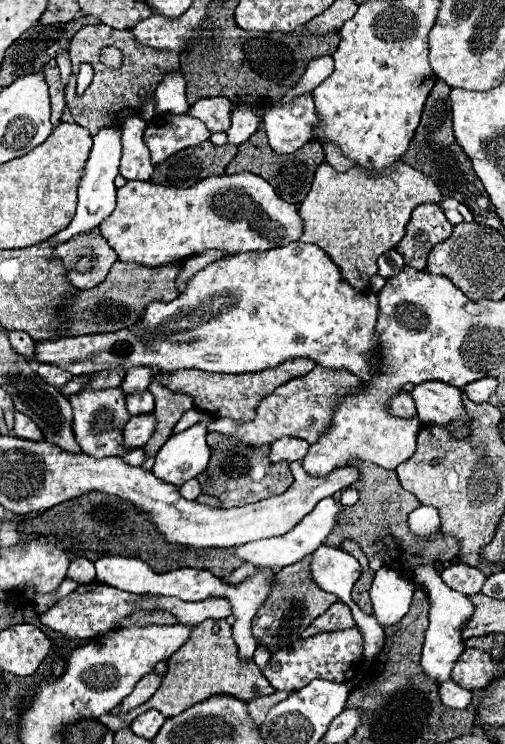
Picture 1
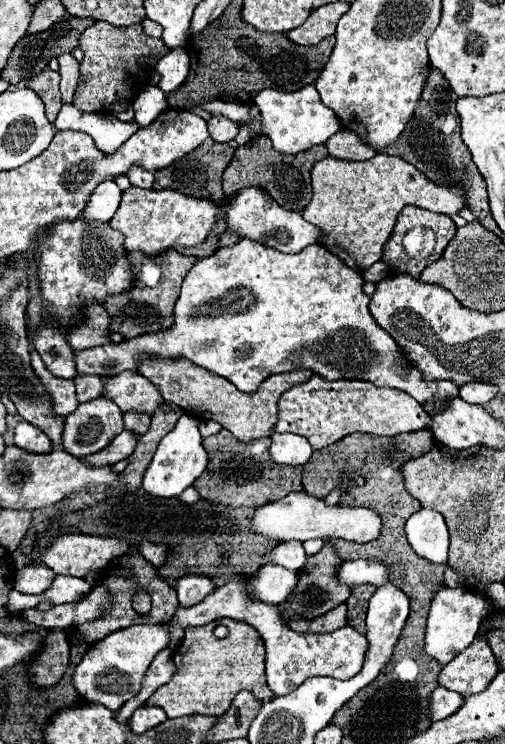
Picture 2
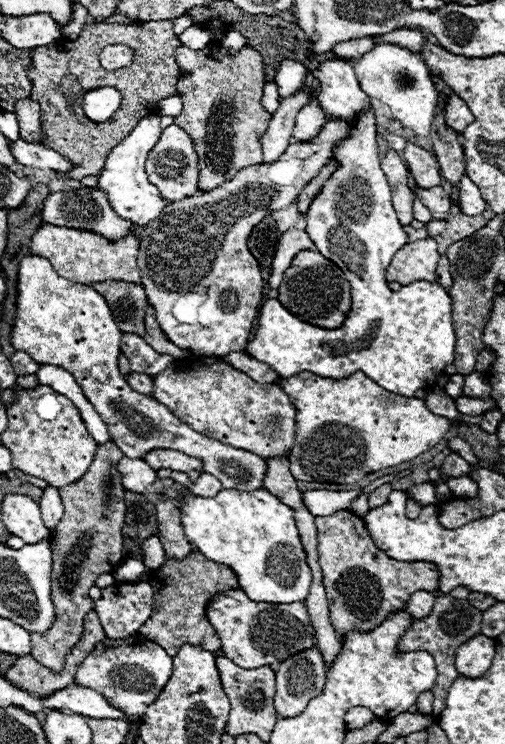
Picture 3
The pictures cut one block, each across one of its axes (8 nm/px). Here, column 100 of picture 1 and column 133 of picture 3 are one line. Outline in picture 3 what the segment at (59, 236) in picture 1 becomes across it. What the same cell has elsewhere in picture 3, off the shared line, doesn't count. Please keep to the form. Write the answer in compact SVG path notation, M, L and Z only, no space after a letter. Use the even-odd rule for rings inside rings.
M150 114L142 118L142 122L138 122L138 126L134 126L134 130L108 154L108 162L98 182L100 190L106 190L106 194L110 194L110 202L118 210L118 214L122 218L130 218L132 222L138 222L138 226L146 226L148 222L158 218L166 208L166 200L162 198L158 188L148 182L144 170L148 152L154 148L154 142L160 140L160 134L160 116Z

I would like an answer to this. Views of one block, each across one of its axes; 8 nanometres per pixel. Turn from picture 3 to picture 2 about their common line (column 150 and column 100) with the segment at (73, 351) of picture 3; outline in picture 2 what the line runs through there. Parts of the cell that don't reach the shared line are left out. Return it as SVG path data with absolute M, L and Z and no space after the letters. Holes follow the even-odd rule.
M106 398L80 404L64 422L64 450L74 456L96 454L124 430L120 408Z

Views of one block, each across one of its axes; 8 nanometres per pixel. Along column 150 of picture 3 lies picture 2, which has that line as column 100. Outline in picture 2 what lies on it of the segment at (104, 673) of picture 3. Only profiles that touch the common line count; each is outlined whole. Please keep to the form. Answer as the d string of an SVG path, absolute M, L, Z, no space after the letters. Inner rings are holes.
M134 624L112 632L84 654L72 674L72 684L86 700L98 702L108 710L118 710L140 692L148 666L160 652L160 646L166 648L168 642L168 628L164 624Z

